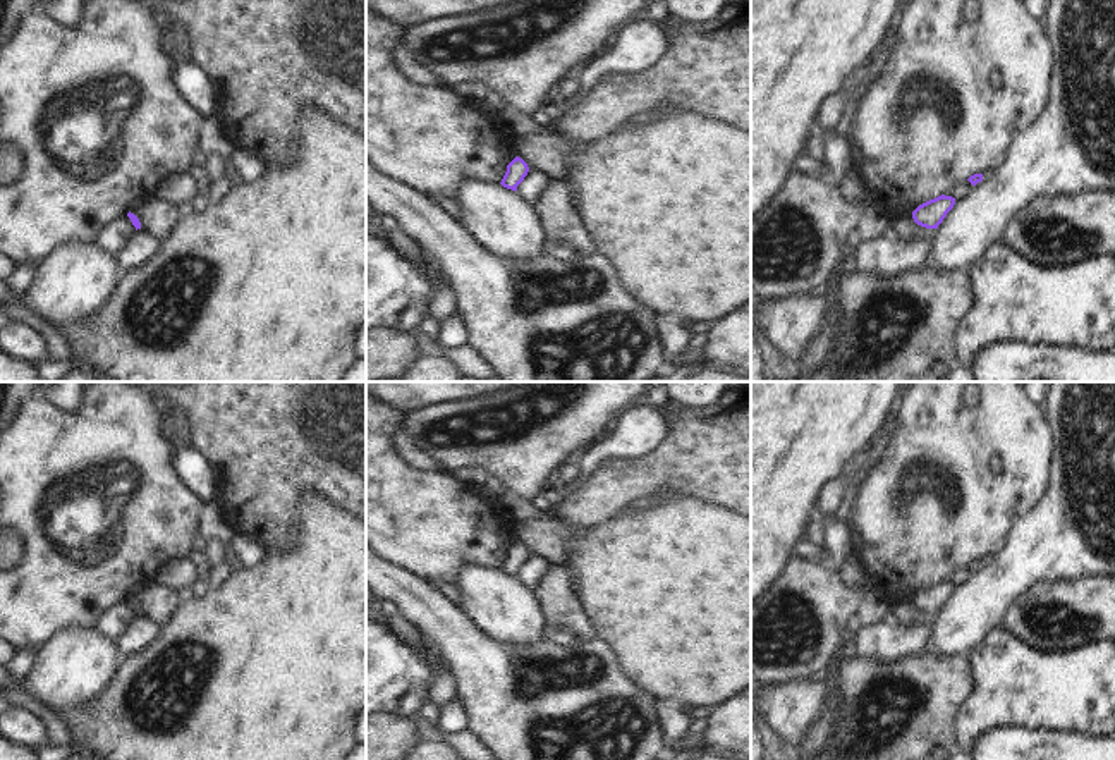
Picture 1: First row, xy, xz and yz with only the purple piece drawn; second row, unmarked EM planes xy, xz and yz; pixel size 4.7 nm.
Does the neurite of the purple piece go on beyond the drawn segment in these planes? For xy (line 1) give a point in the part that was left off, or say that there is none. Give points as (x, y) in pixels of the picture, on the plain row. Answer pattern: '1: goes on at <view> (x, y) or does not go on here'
1: does not go on here

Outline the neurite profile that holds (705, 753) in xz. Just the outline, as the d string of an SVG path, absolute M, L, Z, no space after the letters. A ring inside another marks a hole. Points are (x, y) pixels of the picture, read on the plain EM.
M701 750L701 751L677 751L670 760L749 760L742 757L734 757L713 750Z

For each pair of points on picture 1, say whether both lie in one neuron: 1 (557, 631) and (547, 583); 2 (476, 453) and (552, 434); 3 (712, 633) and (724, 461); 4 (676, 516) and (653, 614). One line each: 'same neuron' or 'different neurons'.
1: same neuron
2: same neuron
3: different neurons
4: same neuron

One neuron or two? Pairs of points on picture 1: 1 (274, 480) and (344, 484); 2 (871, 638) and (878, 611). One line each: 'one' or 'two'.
1: one
2: two

